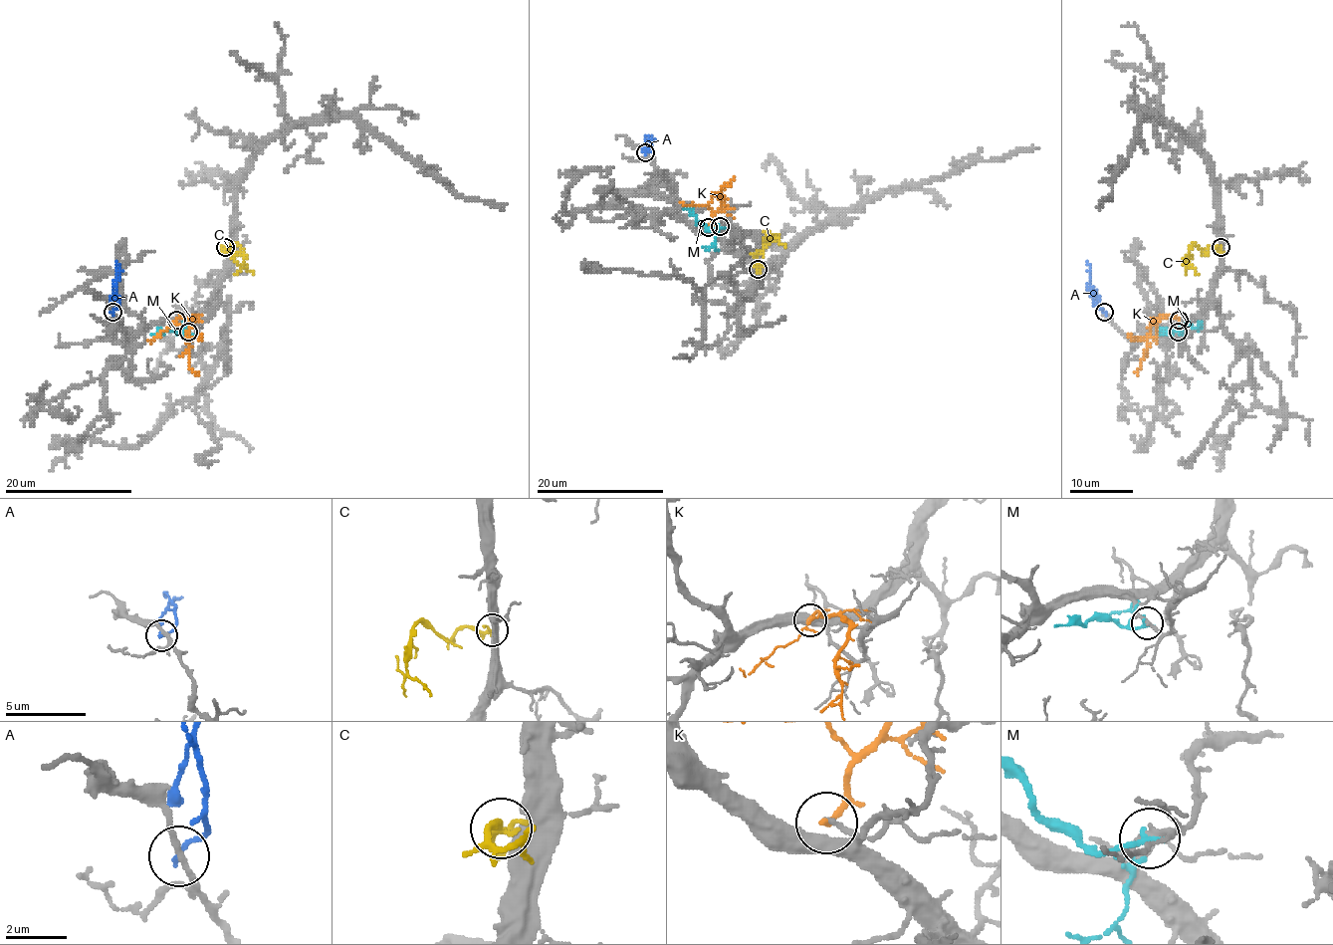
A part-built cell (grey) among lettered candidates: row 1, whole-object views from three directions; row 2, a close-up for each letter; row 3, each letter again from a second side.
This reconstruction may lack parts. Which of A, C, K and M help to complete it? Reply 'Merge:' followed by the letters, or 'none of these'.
Merge: C

